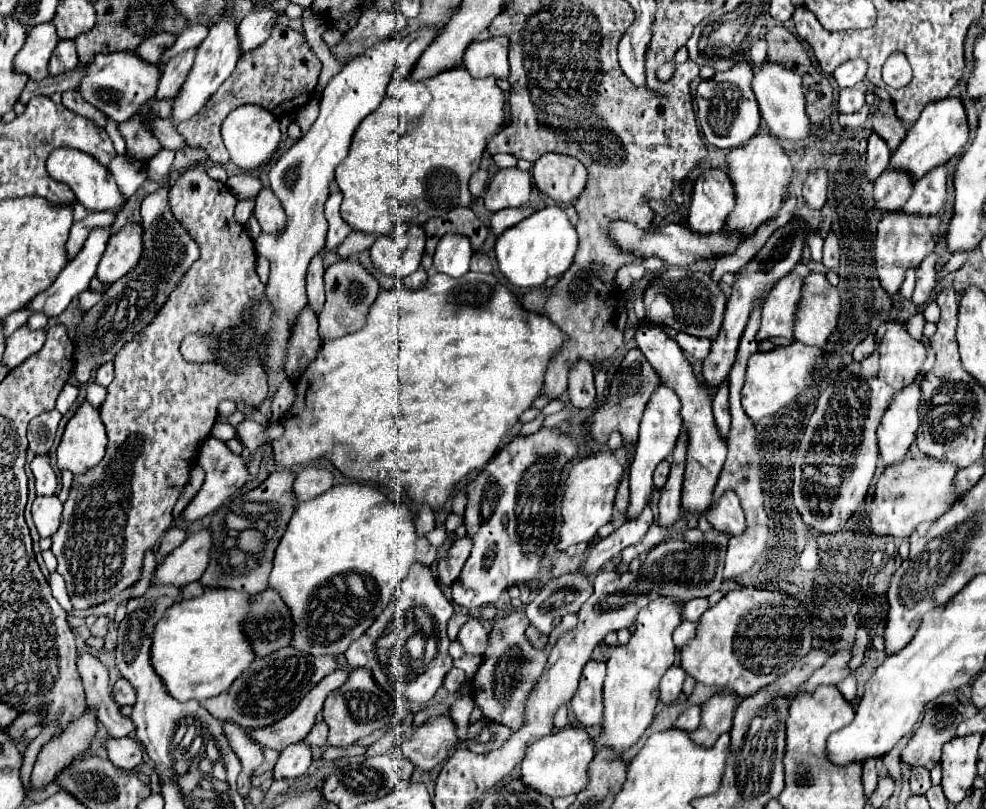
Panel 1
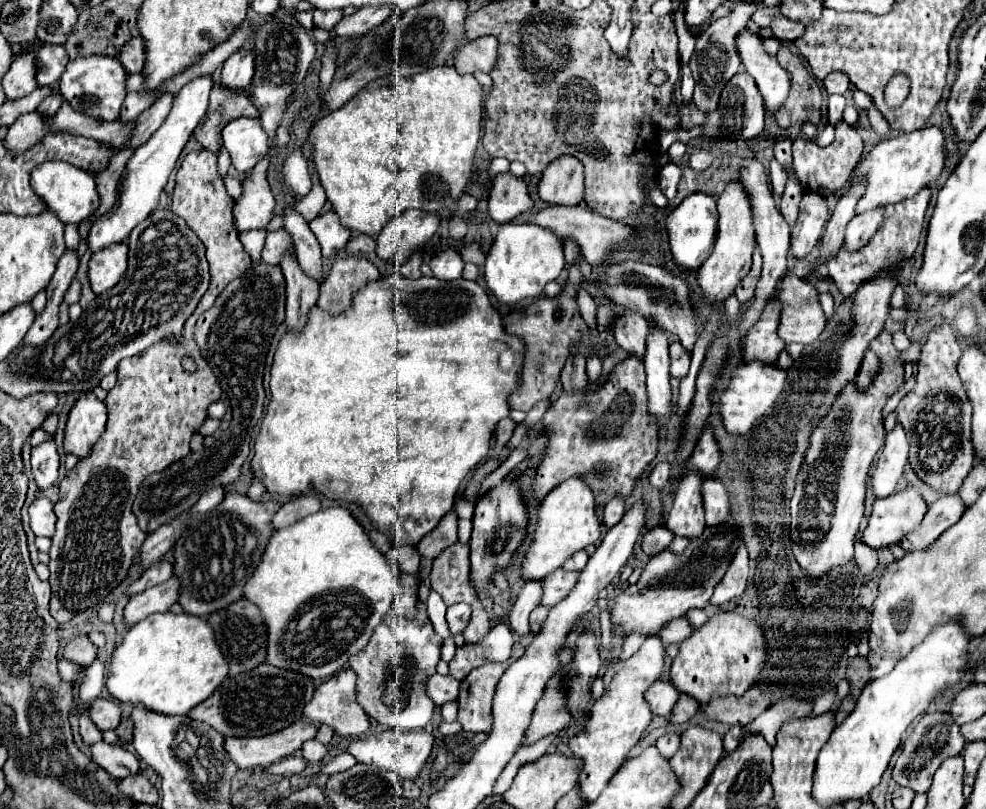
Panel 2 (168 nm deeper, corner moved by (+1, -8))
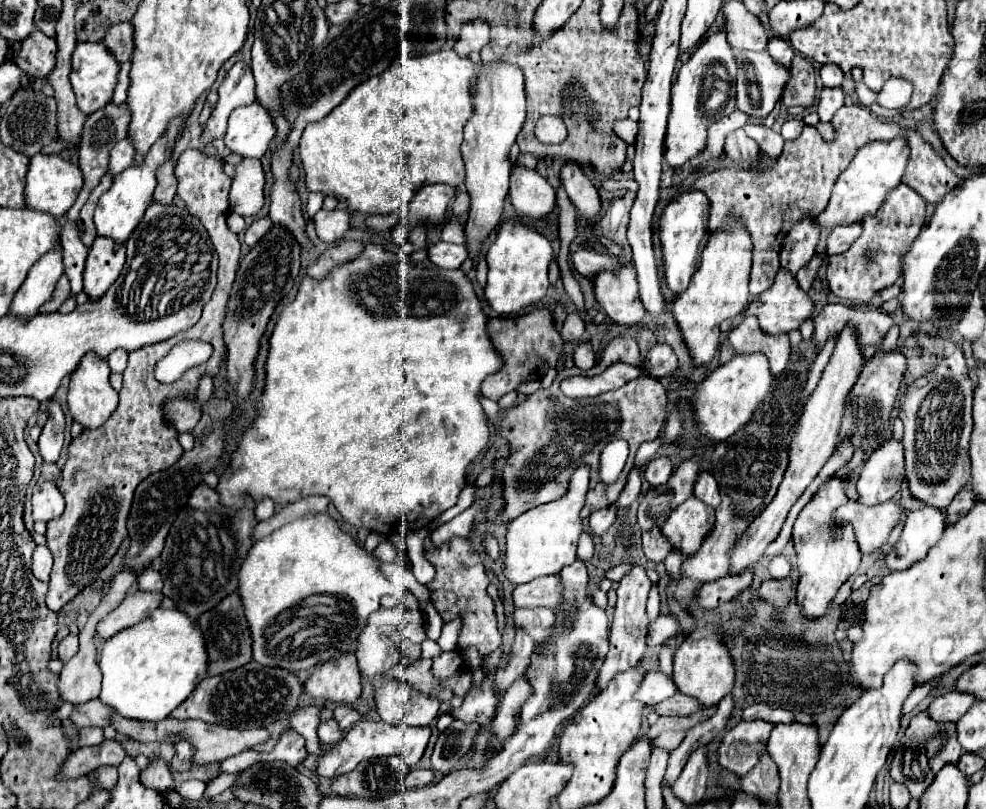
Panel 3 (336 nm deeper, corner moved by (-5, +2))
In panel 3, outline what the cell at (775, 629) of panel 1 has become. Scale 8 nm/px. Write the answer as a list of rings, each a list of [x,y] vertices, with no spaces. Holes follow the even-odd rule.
[[[711,625],[701,631],[693,631],[689,637],[683,639],[673,655],[673,681],[681,693],[695,697],[703,707],[717,705],[727,693],[733,691],[735,667],[723,637],[715,633]]]

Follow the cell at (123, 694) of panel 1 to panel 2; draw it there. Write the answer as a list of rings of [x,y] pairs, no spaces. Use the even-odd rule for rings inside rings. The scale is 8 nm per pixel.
[[[97,697],[91,703],[91,717],[97,721],[97,727],[101,727],[101,731],[115,729],[121,721],[121,705],[111,697]]]

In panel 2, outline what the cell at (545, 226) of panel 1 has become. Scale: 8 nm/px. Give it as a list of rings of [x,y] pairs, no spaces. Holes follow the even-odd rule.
[[[505,223],[487,253],[485,281],[501,303],[517,303],[527,297],[539,297],[549,281],[555,281],[567,267],[563,241],[549,227]]]

